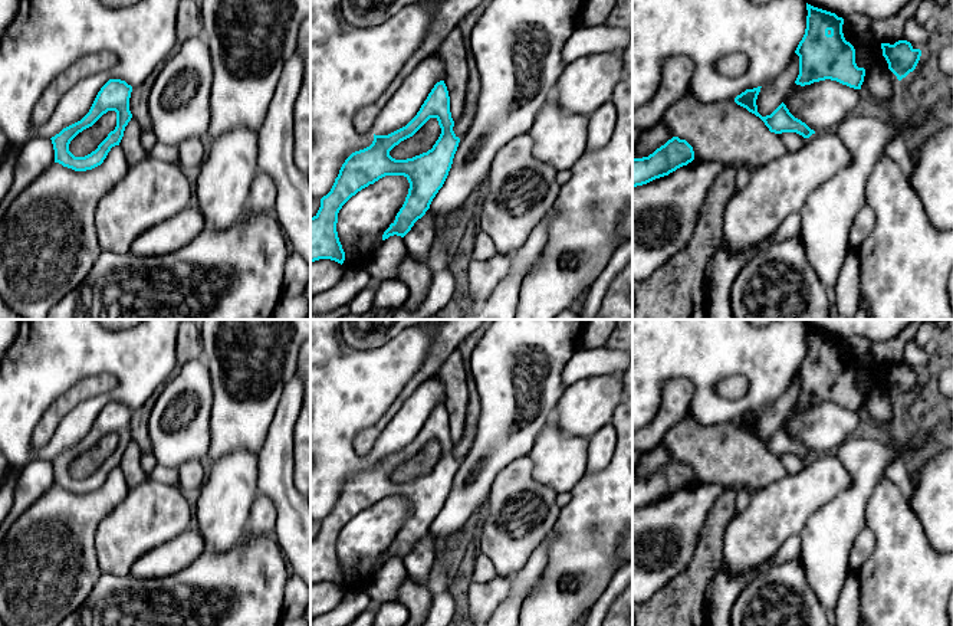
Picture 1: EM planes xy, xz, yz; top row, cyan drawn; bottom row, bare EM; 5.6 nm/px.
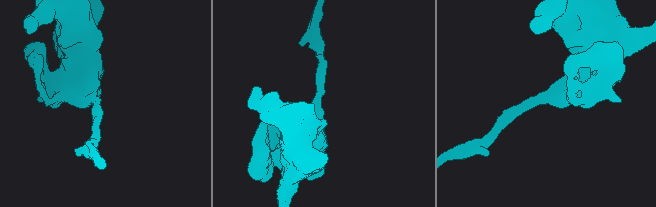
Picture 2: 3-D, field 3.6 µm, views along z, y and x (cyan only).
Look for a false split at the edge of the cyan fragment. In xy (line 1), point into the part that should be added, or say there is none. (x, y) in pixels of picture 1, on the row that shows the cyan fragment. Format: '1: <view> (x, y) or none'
1: none

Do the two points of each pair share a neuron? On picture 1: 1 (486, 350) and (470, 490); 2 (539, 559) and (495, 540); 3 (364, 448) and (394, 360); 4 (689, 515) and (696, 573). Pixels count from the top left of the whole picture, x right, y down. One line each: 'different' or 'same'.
1: same
2: different
3: different
4: different

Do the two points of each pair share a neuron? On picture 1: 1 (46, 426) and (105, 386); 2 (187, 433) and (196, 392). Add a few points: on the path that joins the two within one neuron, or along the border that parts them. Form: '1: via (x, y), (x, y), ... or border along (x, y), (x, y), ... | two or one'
1: via (59, 410), (79, 392), (89, 387) | one
2: via (187, 423), (187, 402) | one

